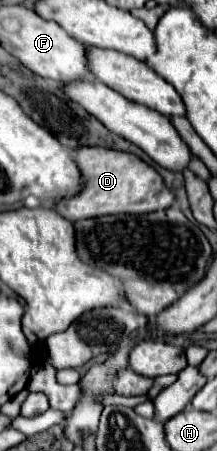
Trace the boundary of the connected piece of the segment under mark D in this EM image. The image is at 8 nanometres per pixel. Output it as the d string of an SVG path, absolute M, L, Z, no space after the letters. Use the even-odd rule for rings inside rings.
M79 146L75 148L75 162L83 176L83 190L53 206L53 210L71 222L75 218L95 218L103 214L147 214L175 202L175 196L165 188L157 170L131 152L103 146Z

